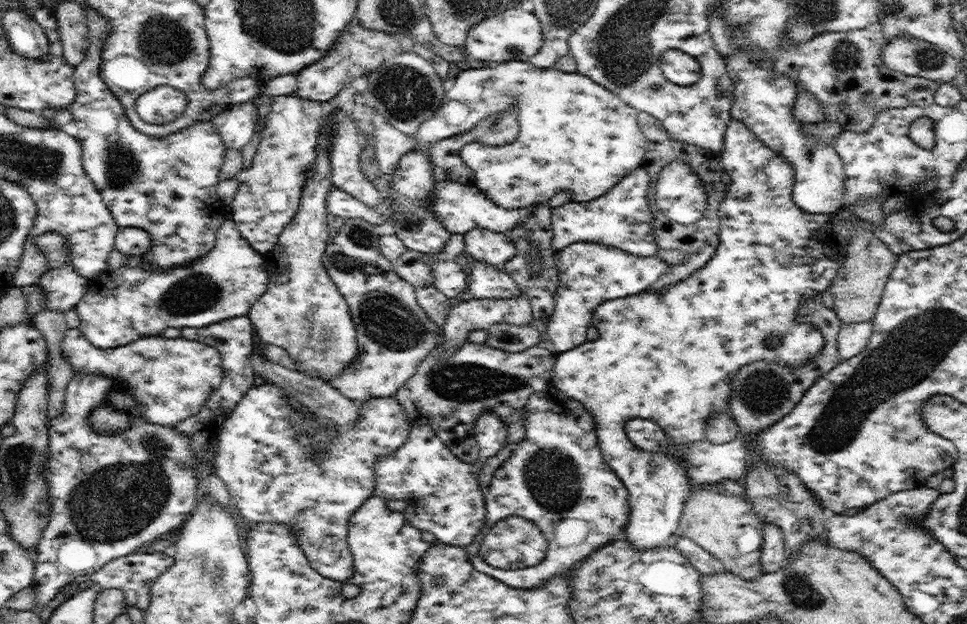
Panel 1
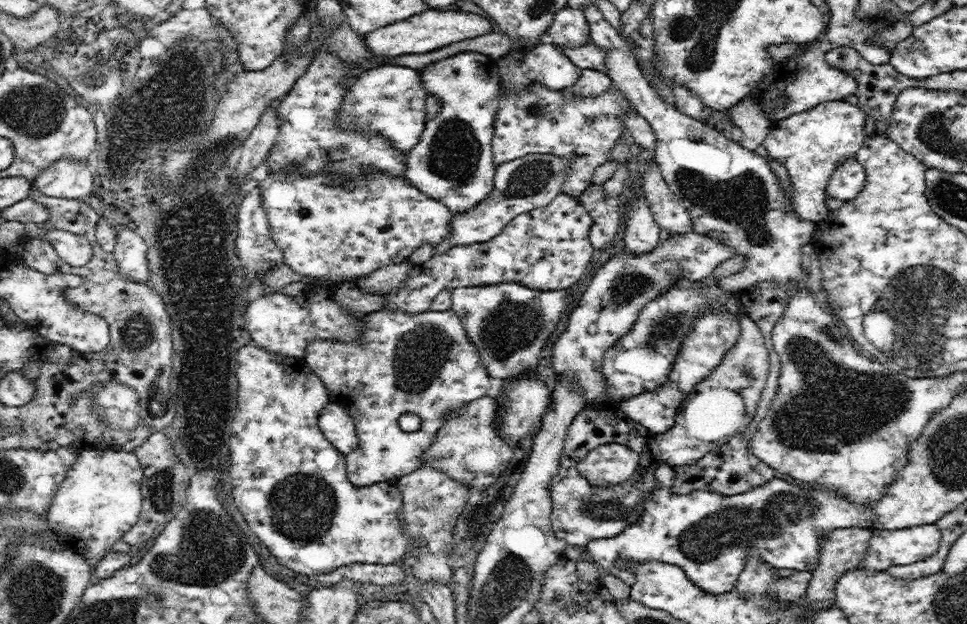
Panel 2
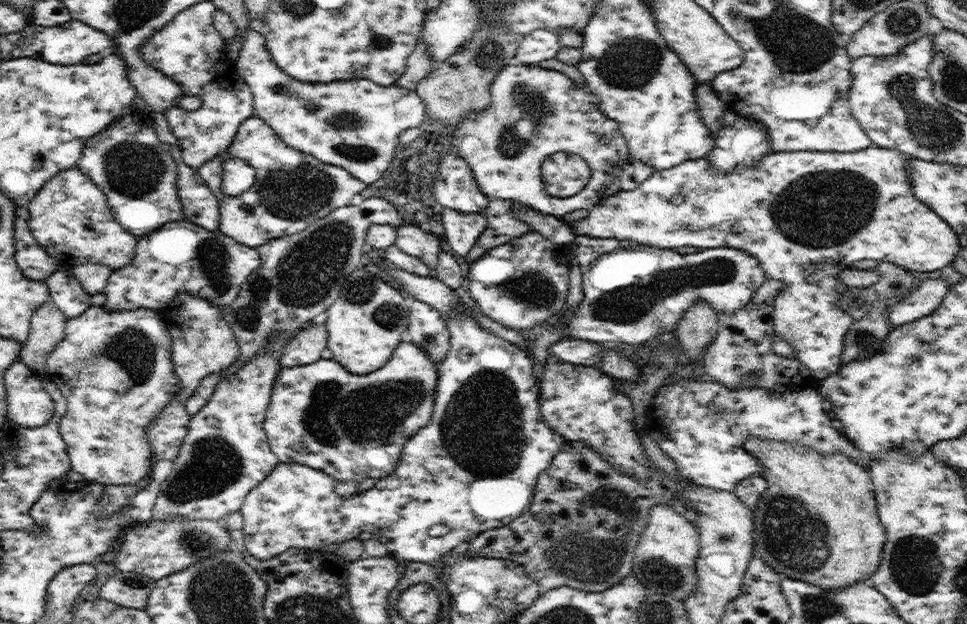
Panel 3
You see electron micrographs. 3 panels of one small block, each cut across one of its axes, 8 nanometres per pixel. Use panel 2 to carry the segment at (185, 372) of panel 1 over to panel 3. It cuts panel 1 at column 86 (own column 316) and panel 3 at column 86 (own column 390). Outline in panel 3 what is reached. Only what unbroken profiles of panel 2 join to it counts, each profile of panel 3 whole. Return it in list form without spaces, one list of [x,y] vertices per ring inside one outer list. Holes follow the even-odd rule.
[[[90,305],[80,316],[67,319],[64,338],[56,345],[56,348],[47,358],[47,370],[45,377],[60,389],[66,397],[67,411],[60,421],[59,431],[62,438],[66,441],[67,451],[71,462],[71,469],[78,474],[82,474],[86,481],[92,483],[107,484],[133,484],[143,478],[152,477],[151,456],[152,447],[147,439],[146,429],[153,420],[158,418],[160,411],[175,397],[175,392],[180,388],[180,380],[174,374],[172,360],[172,339],[168,332],[168,327],[157,309],[137,308],[134,310],[113,311],[105,309],[104,306]]]

